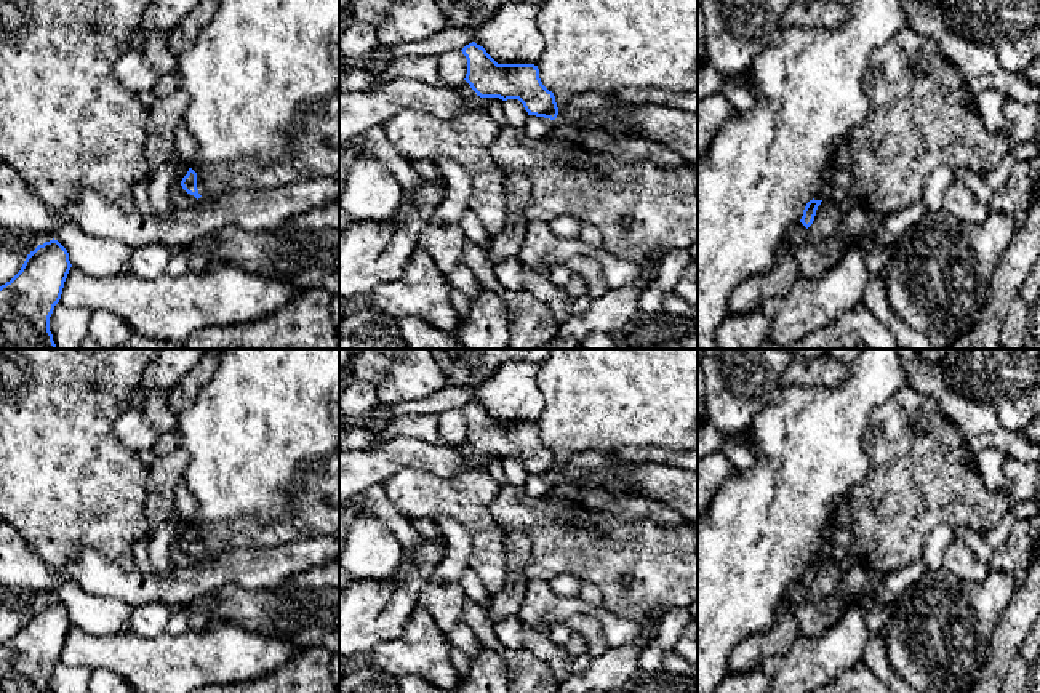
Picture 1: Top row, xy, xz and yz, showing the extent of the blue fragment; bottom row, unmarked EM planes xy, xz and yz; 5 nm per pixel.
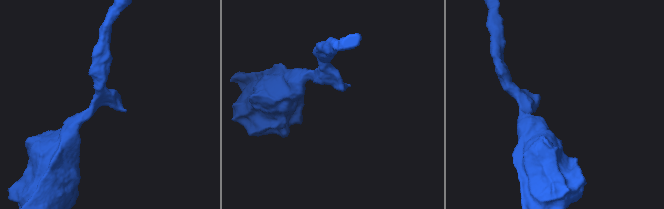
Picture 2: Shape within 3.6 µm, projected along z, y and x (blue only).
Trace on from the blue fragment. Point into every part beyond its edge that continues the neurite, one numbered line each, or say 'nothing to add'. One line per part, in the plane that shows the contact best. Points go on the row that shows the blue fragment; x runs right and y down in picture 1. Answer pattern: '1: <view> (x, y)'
1: xy (316, 148)

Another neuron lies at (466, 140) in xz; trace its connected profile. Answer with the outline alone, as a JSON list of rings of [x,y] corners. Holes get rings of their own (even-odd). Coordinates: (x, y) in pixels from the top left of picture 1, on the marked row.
[[[403,110],[390,117],[384,128],[395,152],[410,162],[451,158],[461,165],[470,176],[469,208],[490,237],[504,229],[504,171],[490,155],[501,126],[486,110],[462,110],[453,120]]]

